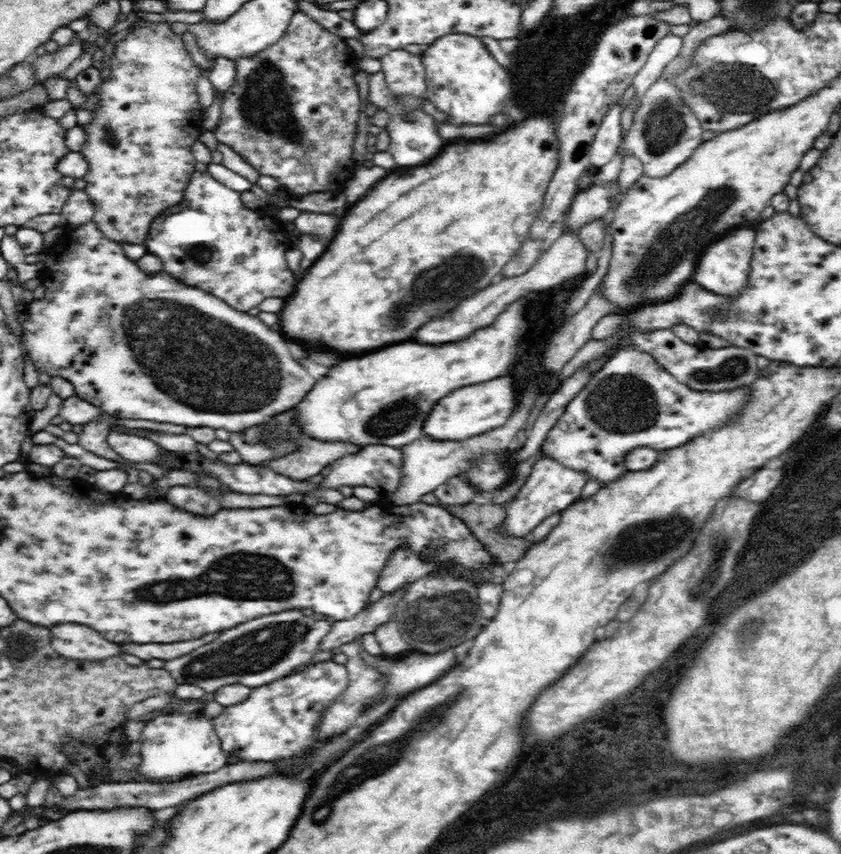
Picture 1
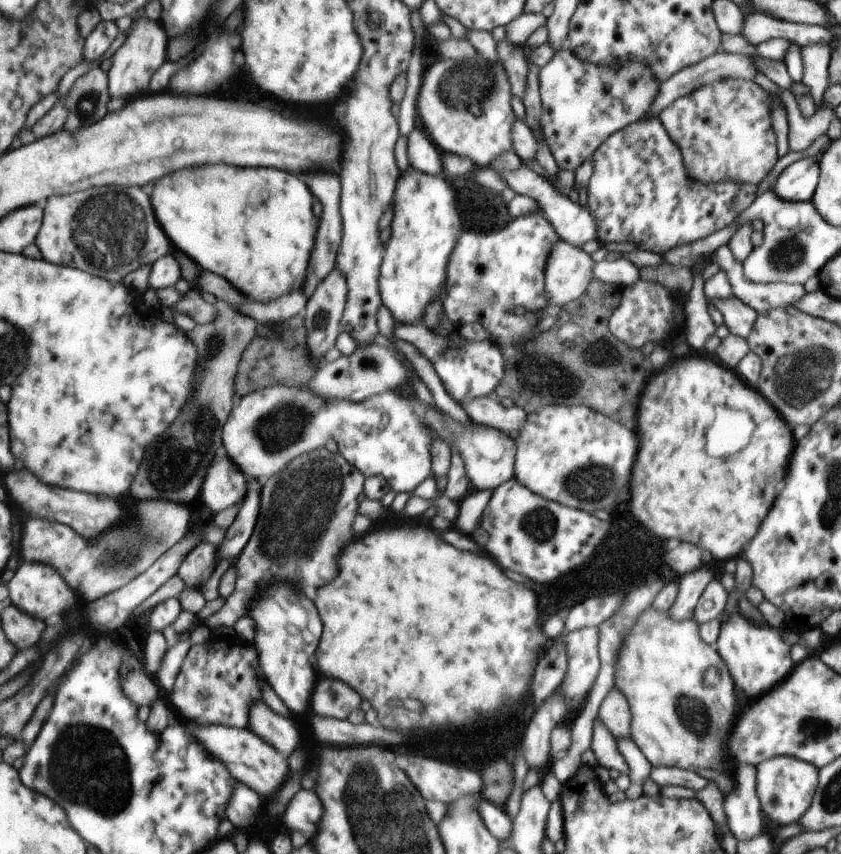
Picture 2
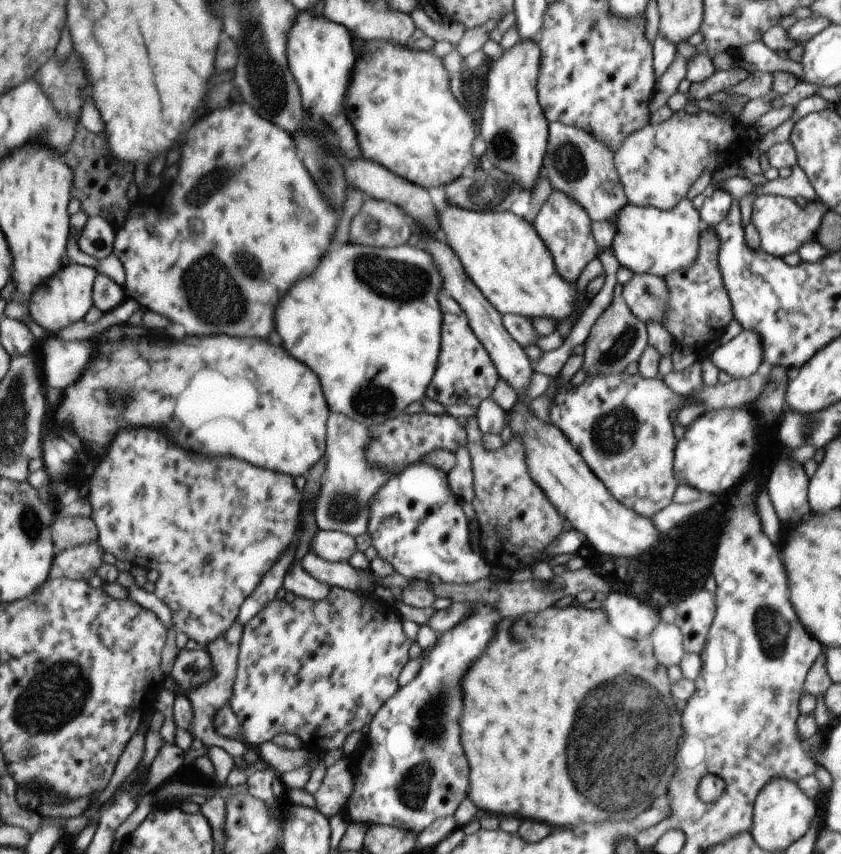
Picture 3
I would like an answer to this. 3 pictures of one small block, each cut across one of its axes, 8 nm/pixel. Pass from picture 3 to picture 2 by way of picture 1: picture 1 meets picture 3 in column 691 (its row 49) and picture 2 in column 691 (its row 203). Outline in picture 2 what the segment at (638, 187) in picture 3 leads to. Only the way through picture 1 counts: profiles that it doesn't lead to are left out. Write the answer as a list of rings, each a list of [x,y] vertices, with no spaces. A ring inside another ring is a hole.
[[[725,78],[712,84],[701,86],[692,94],[675,100],[658,114],[661,123],[672,139],[680,146],[686,172],[692,180],[700,184],[734,182],[734,184],[756,184],[766,178],[766,174],[778,162],[776,154],[776,134],[772,130],[772,100],[768,92],[762,92],[760,85],[740,78]]]

